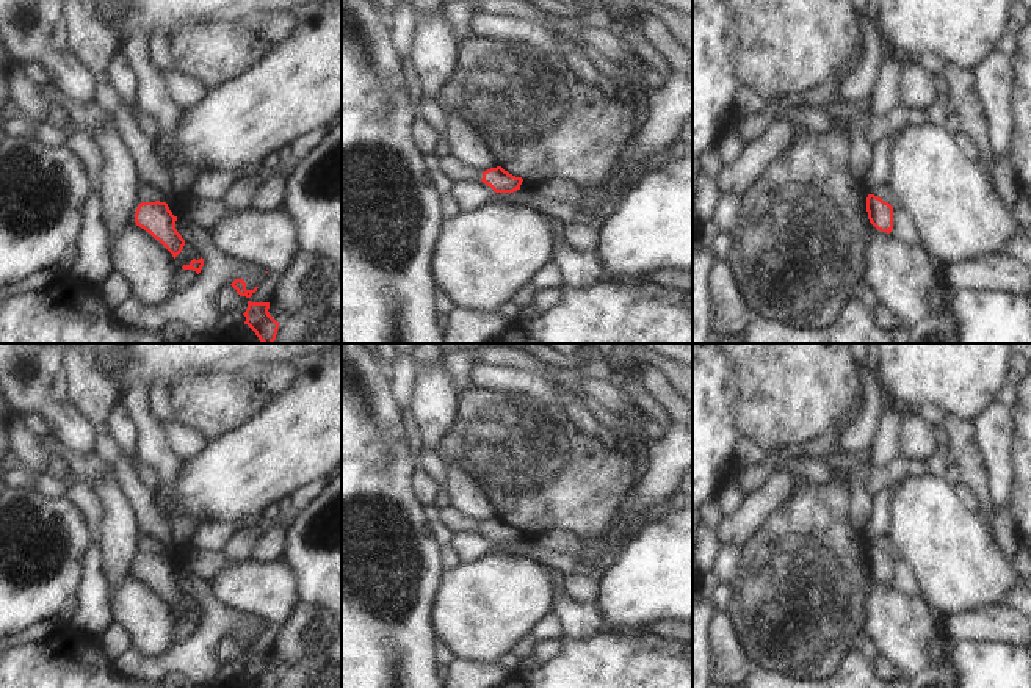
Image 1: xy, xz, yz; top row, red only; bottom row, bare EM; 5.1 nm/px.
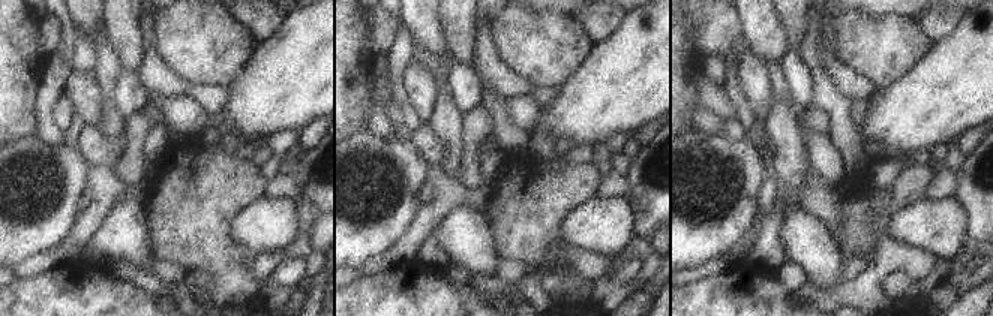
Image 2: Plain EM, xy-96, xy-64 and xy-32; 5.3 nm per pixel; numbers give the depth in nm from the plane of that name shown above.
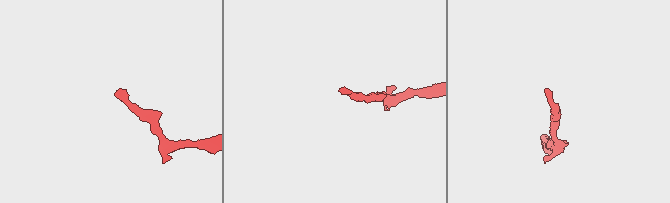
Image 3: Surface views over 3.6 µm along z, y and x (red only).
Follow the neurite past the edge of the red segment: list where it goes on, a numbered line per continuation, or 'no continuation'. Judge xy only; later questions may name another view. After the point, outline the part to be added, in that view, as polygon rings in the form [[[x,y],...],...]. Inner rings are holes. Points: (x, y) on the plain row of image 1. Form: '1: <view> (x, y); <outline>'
no continuation

